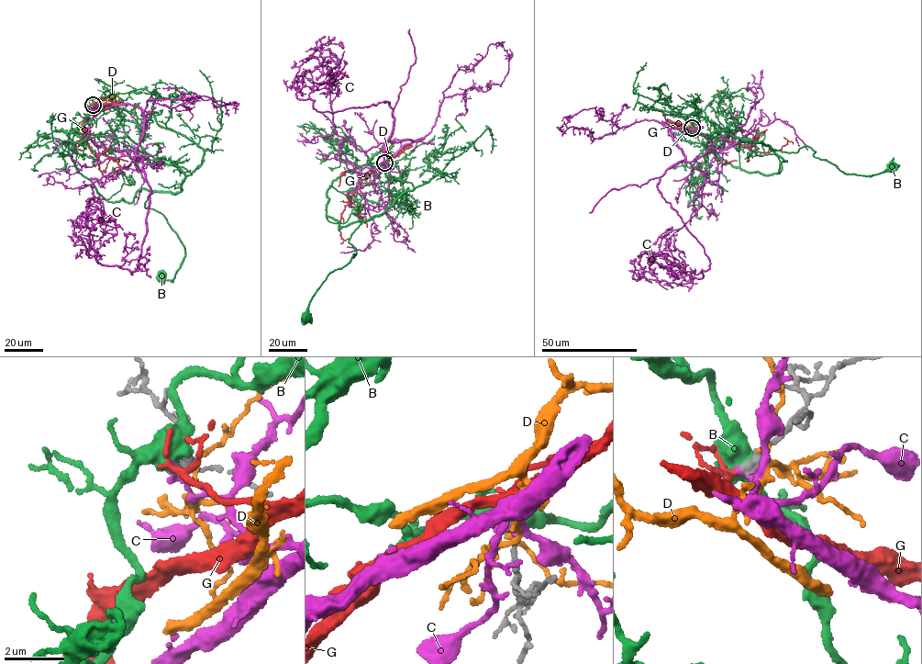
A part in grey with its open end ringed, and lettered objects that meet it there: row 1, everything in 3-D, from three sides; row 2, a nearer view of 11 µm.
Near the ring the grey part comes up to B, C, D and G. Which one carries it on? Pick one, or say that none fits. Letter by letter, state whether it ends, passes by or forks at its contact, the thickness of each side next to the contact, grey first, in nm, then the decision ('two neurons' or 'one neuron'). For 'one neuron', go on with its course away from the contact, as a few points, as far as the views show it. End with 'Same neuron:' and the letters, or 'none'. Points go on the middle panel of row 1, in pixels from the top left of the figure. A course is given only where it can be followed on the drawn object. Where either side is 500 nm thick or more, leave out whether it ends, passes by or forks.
B: it forks | 440/440 nm | two neurons
C: it ends | 440/120 nm | two neurons
D: it passes by | 440/110 nm | two neurons
G: it forks | 420/140 nm | one neuron | via (384, 163), (376, 166), (362, 181), (345, 206), (338, 227), (343, 240), (340, 243)
Same neuron: G

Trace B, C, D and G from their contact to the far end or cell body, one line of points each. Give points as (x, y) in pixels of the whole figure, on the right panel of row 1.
B: (693, 127), (708, 151), (765, 174), (786, 161), (769, 146), (807, 145), (846, 174), (892, 166)
C: (692, 128), (661, 122), (705, 174), (696, 213), (661, 239), (685, 275), (654, 260), (668, 237)
D: (693, 126), (688, 130), (667, 118)
G: (692, 128), (689, 128), (699, 134), (733, 141), (756, 151), (778, 151), (788, 141), (793, 143)

